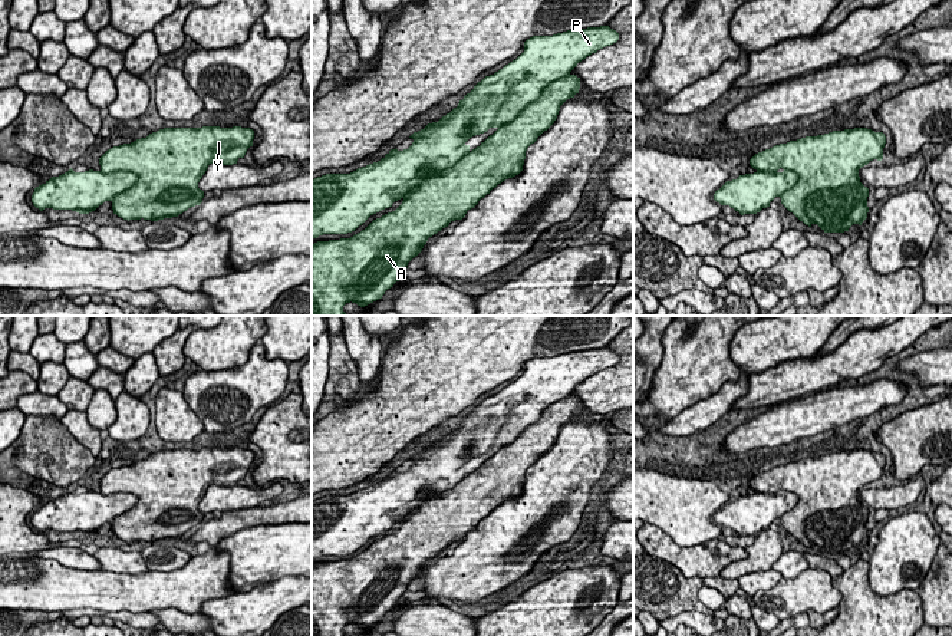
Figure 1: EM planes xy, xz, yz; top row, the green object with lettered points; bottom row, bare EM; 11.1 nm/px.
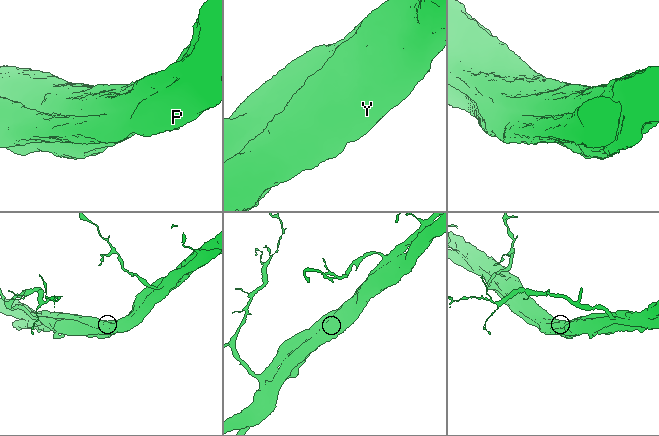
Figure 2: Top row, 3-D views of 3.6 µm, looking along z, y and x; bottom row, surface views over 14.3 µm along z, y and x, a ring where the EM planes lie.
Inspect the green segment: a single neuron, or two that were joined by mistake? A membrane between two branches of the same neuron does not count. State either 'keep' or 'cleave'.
keep

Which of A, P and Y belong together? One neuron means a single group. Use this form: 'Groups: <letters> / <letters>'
Groups: A P Y

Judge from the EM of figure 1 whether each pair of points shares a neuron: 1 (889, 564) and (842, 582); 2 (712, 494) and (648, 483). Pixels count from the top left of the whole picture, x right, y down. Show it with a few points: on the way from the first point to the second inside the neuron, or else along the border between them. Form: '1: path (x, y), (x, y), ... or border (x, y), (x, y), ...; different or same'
1: border (868, 562), (869, 586), (880, 595), (892, 595); different
2: path (697, 494), (664, 494); same

